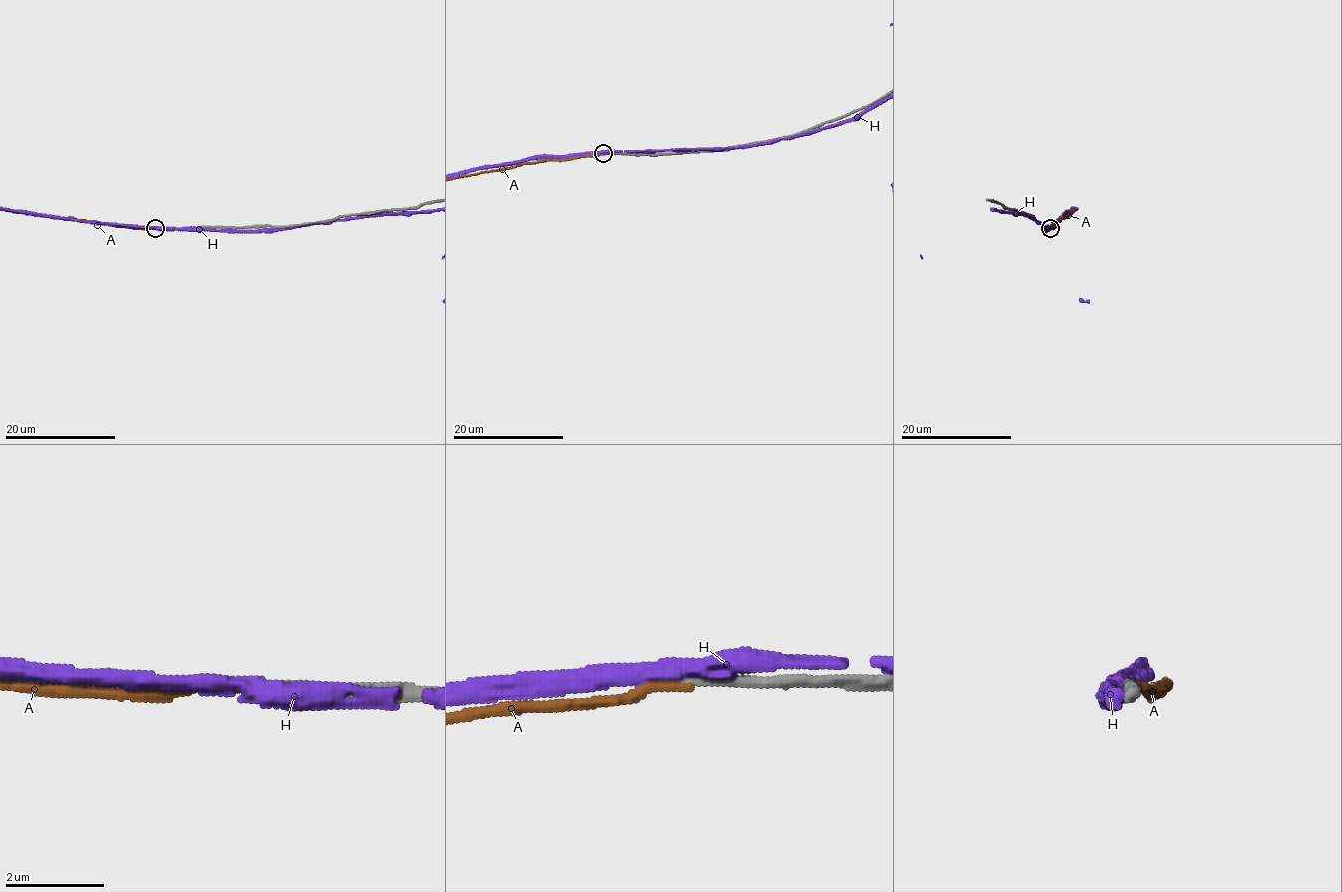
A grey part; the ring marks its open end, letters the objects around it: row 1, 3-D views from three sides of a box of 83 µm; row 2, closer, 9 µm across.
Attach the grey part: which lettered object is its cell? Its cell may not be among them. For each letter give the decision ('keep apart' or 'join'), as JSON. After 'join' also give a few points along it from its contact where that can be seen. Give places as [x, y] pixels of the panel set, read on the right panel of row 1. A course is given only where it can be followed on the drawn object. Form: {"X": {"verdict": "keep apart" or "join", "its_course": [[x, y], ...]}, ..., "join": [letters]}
{"A": {"verdict": "join"}, "H": {"verdict": "keep apart"}, "join": ["A"]}

